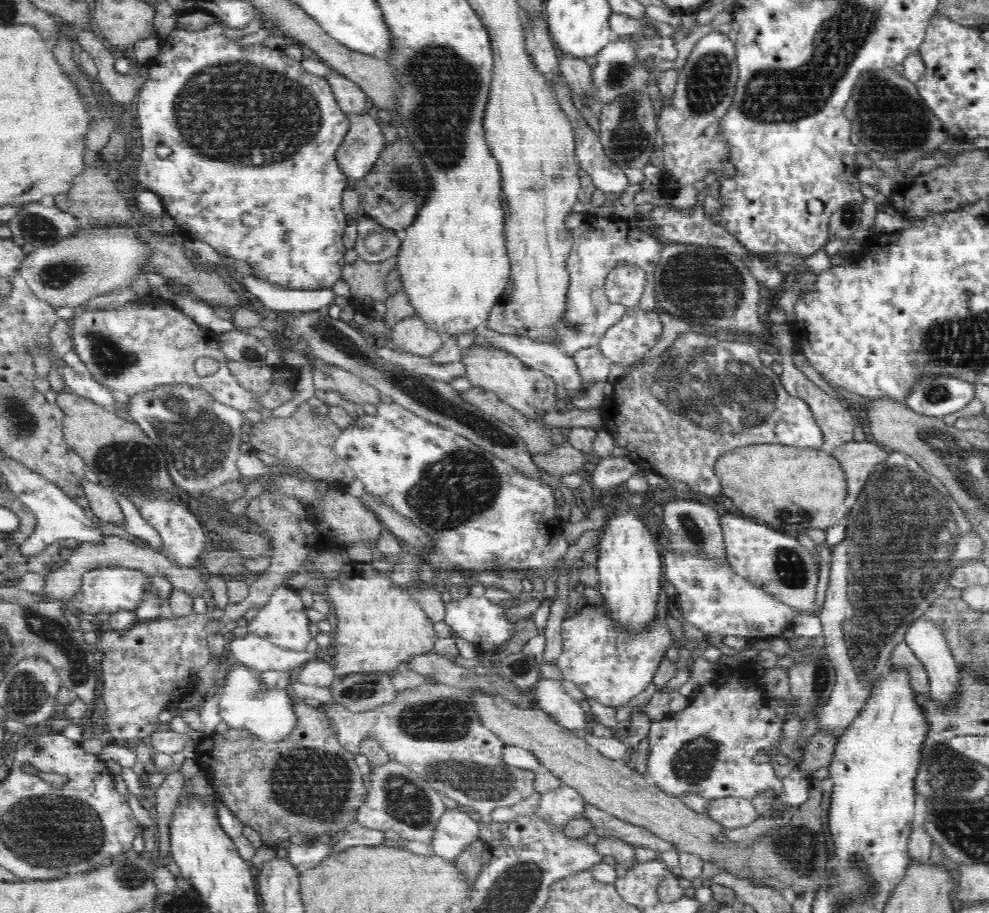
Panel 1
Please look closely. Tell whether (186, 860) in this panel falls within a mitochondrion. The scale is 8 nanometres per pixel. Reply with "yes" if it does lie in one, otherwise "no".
no

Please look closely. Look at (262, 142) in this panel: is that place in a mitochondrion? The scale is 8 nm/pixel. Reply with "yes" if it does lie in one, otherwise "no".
yes

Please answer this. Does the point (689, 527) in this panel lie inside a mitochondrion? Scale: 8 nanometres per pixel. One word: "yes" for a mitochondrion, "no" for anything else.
yes

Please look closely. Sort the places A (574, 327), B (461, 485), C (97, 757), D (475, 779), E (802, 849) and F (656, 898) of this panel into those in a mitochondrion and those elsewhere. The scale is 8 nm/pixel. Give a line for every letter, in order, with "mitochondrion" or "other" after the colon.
A: mitochondrion
B: mitochondrion
C: other
D: mitochondrion
E: mitochondrion
F: other

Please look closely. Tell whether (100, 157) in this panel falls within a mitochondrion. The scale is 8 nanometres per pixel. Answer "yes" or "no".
no

